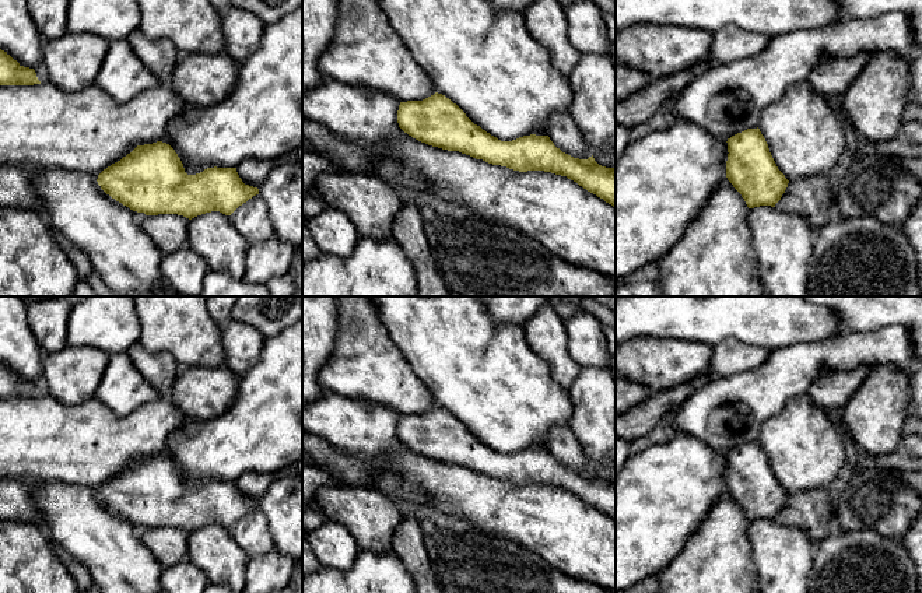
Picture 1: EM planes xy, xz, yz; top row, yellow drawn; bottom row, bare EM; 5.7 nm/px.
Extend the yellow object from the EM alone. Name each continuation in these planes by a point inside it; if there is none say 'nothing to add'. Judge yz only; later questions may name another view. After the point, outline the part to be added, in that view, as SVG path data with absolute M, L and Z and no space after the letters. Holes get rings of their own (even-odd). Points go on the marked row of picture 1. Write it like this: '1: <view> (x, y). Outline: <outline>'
1: yz (805, 136). Outline: M809 80L790 85L779 101L763 112L758 129L769 152L788 180L828 175L846 150L842 122L832 103L816 91Z

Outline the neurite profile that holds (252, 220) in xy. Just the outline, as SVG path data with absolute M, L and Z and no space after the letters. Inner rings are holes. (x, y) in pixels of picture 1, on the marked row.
M260 194L239 206L229 218L249 246L269 241L276 235L269 208Z

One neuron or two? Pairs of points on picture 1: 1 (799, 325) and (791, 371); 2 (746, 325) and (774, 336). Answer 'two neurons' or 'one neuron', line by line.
1: two neurons
2: one neuron

